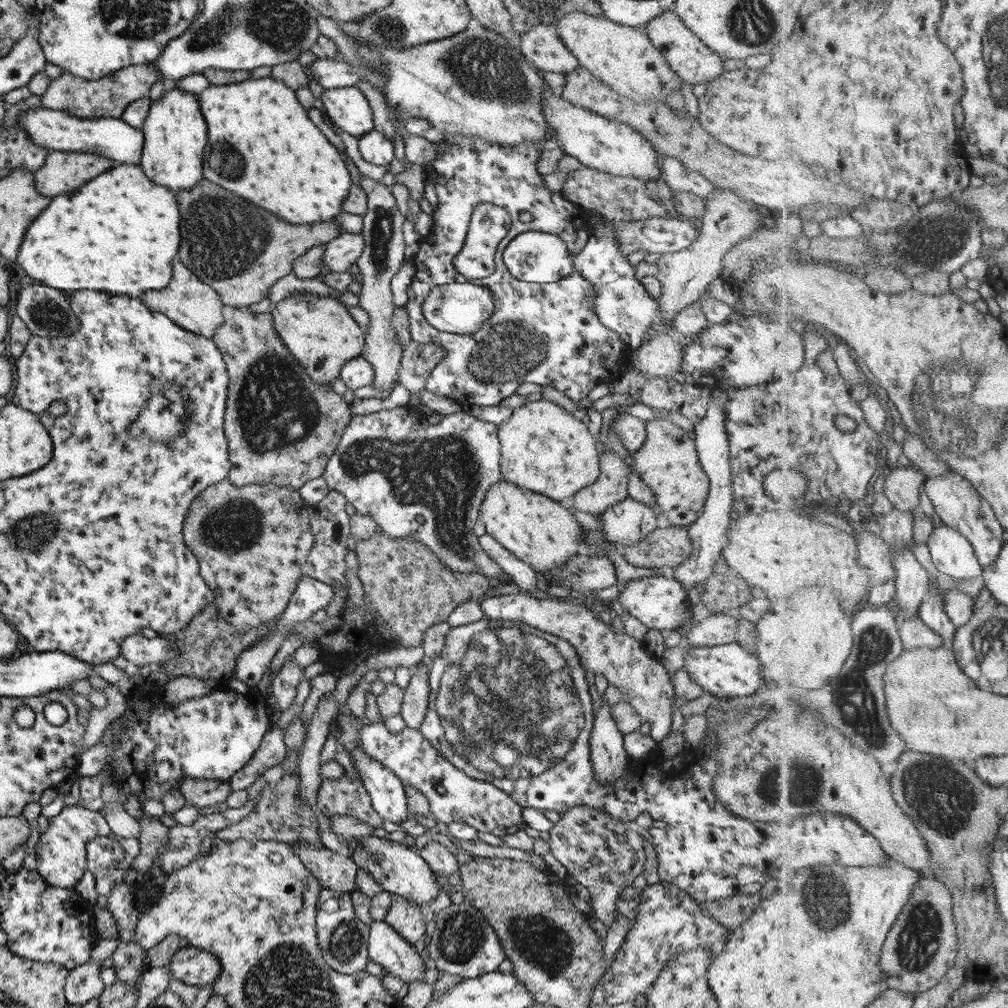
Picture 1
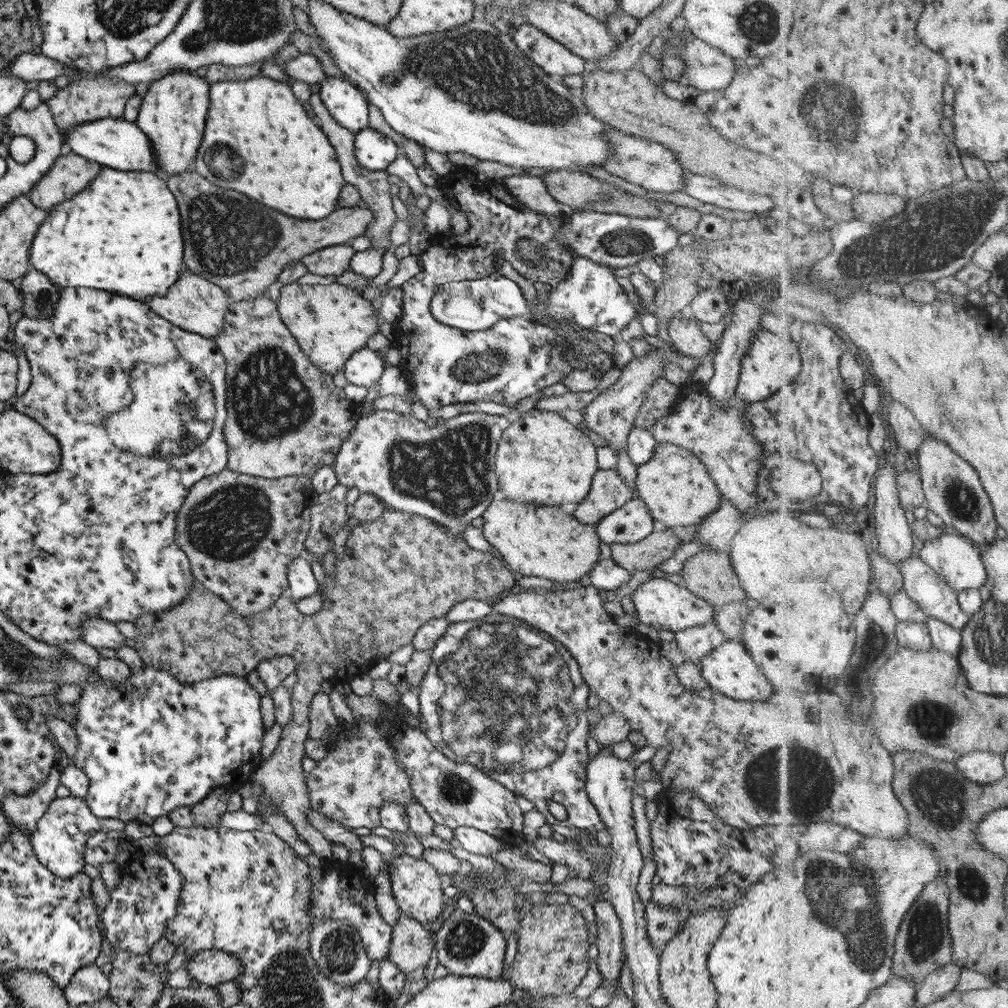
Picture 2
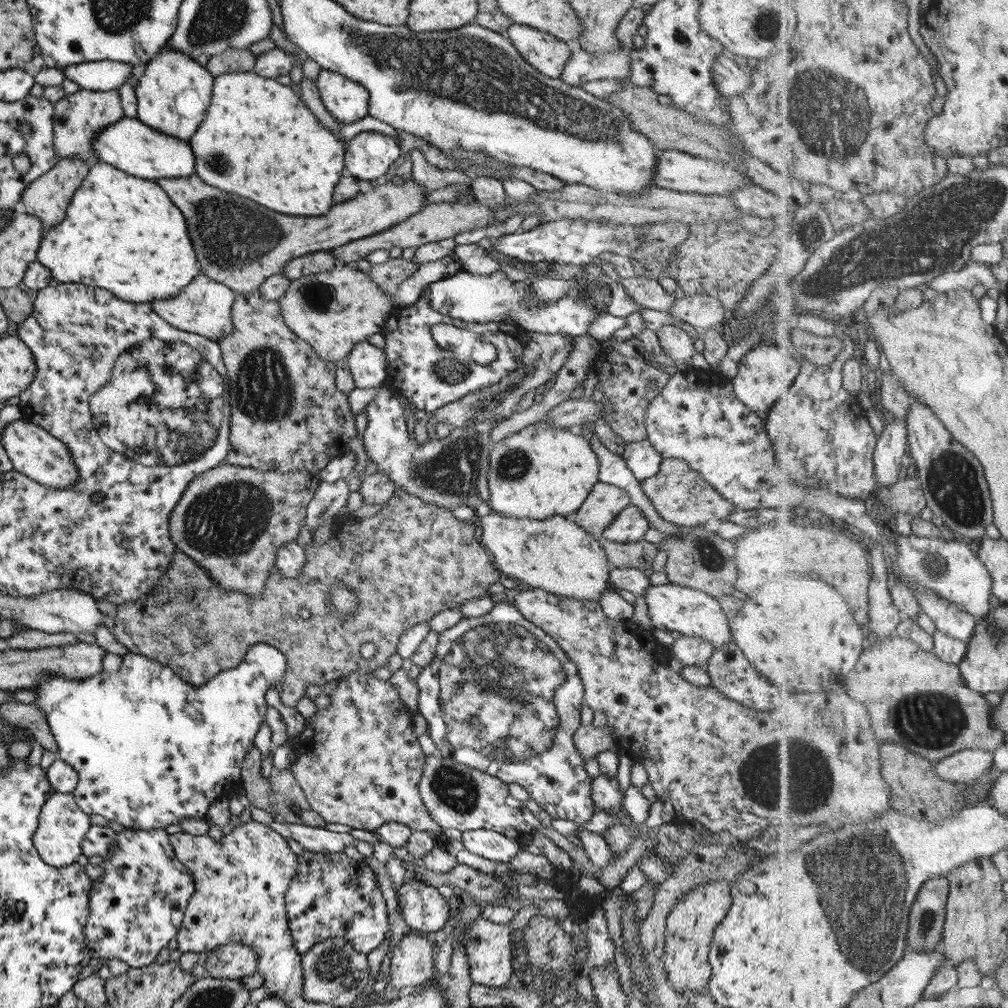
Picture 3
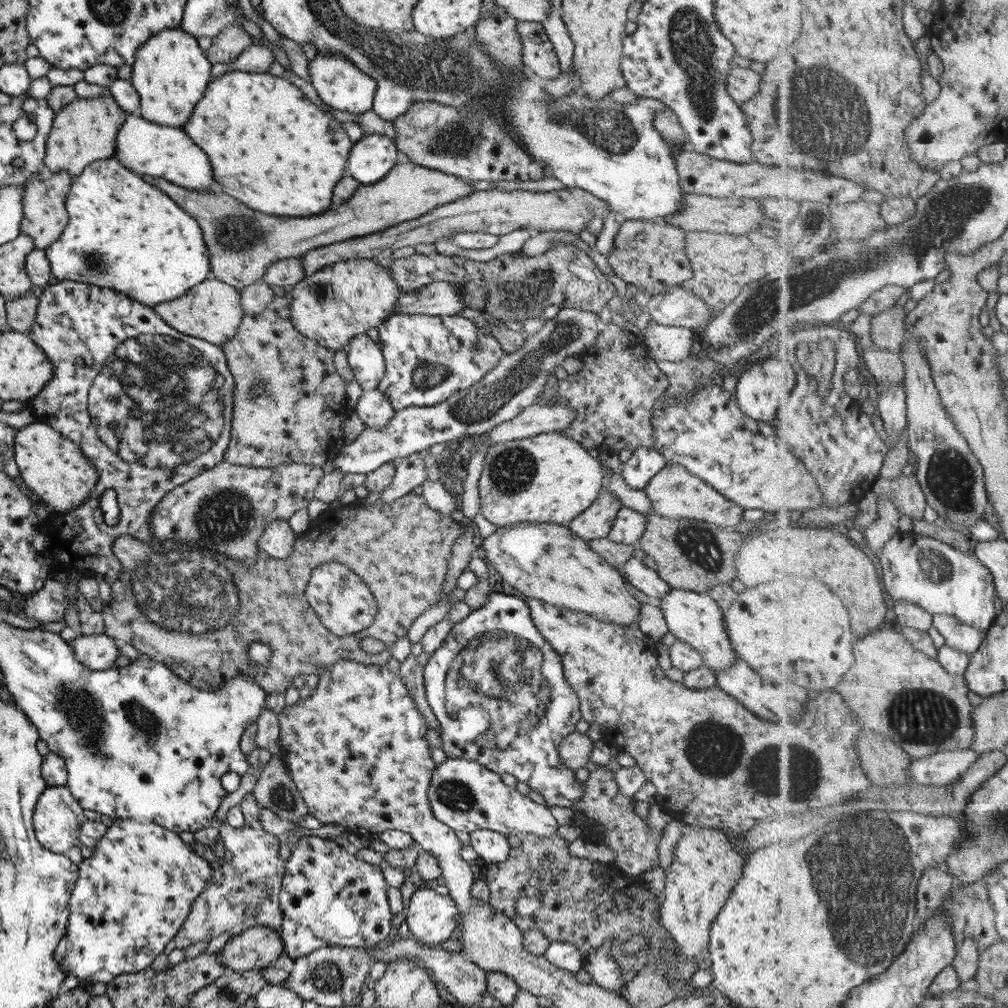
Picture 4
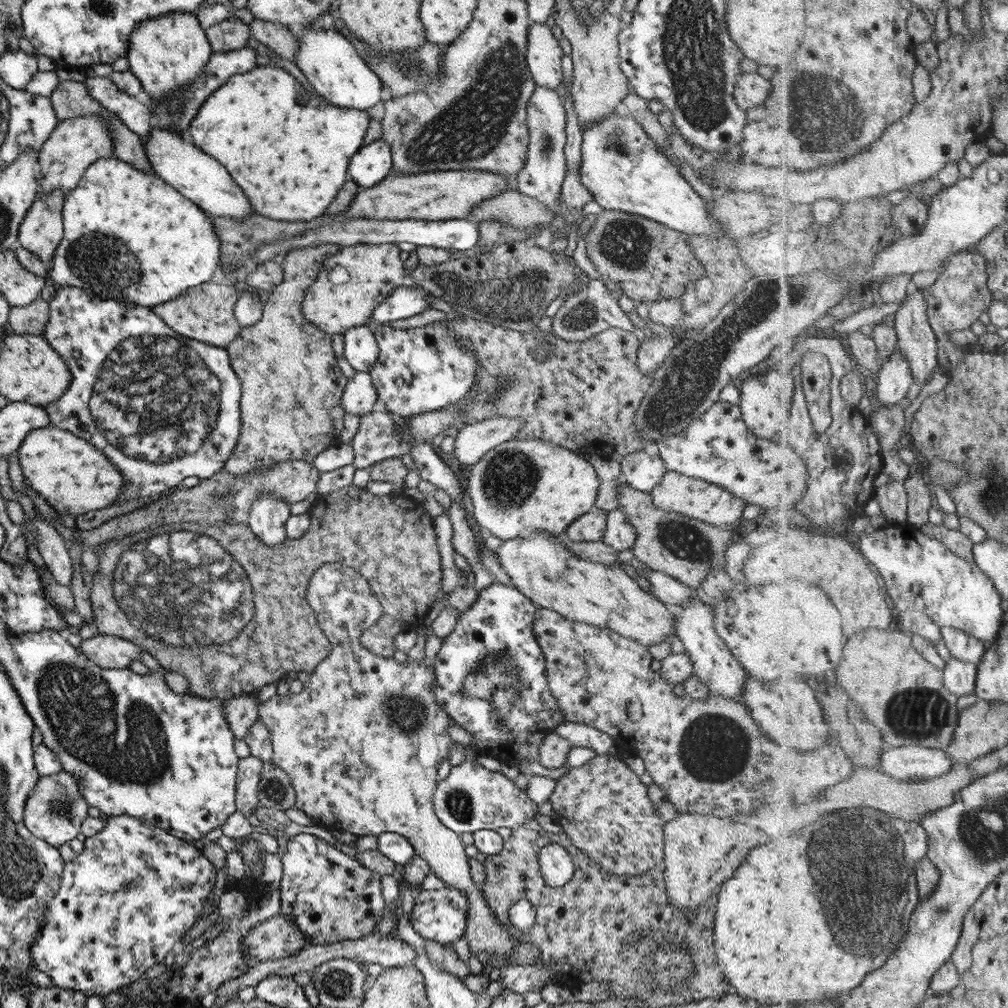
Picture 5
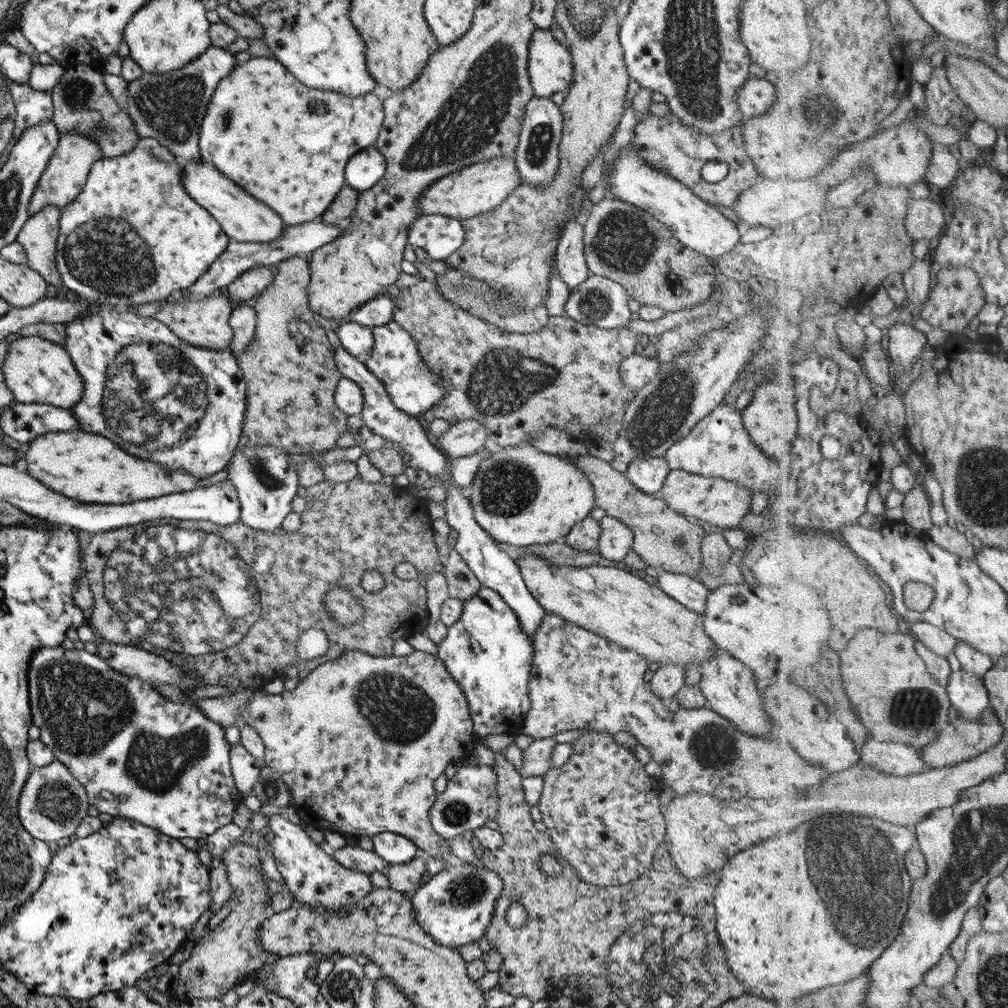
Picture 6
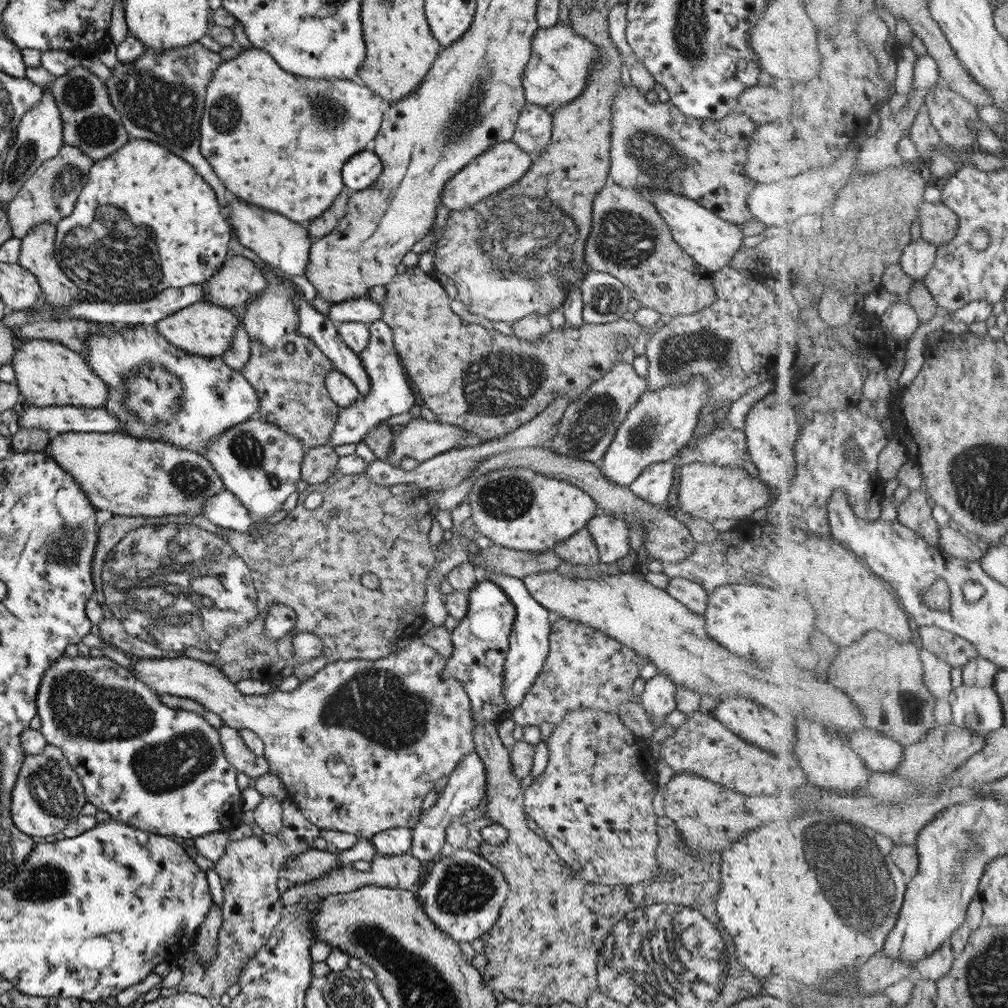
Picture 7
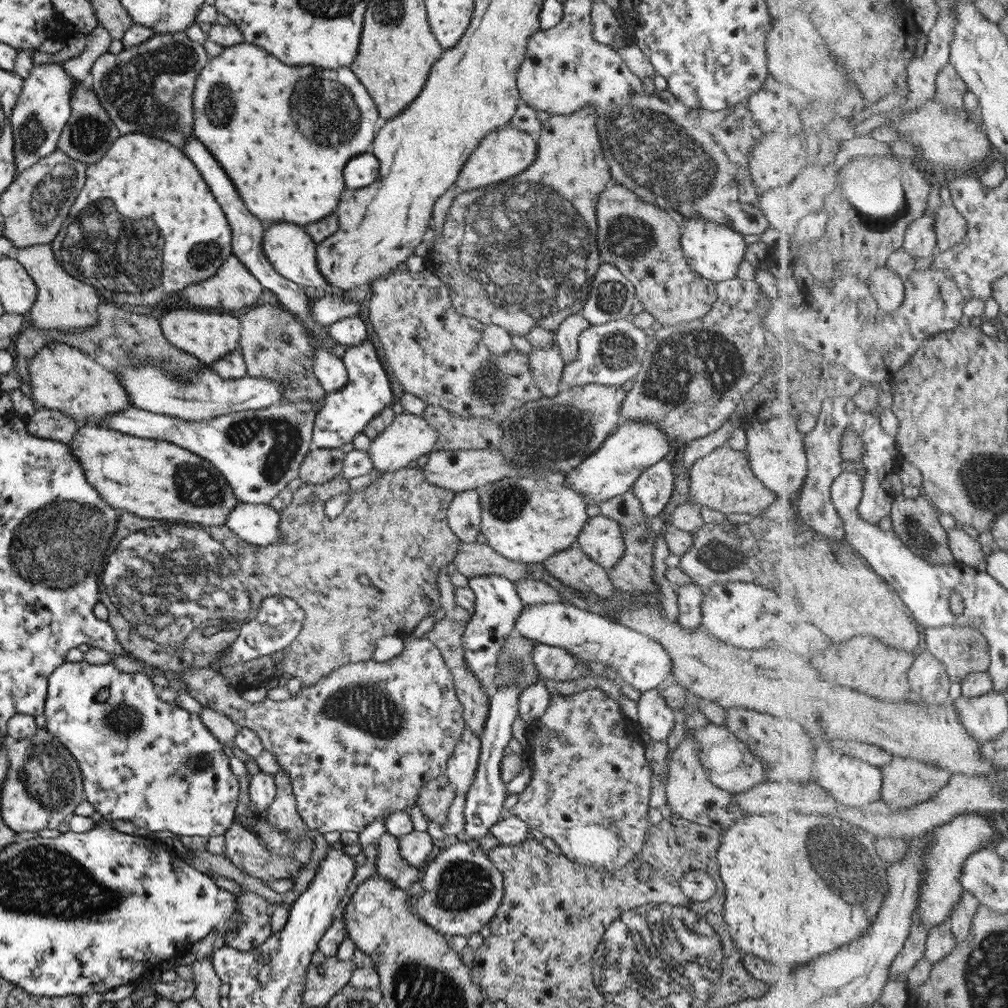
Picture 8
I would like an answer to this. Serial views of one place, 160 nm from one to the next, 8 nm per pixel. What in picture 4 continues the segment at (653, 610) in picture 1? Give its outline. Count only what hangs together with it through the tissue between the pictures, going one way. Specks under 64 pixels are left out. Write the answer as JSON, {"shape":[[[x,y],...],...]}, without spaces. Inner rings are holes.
{"shape":[[[670,588],[662,596],[658,606],[669,634],[692,646],[702,656],[702,665],[711,669],[715,676],[734,661],[736,654],[723,626],[722,610],[709,597],[708,592],[698,593]]]}

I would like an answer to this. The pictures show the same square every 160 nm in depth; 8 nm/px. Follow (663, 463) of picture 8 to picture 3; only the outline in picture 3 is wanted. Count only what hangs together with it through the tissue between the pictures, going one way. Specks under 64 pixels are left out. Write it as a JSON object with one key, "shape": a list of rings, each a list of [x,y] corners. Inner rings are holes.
{"shape":[[[647,439],[625,443],[620,457],[638,482],[656,474],[662,459]]]}

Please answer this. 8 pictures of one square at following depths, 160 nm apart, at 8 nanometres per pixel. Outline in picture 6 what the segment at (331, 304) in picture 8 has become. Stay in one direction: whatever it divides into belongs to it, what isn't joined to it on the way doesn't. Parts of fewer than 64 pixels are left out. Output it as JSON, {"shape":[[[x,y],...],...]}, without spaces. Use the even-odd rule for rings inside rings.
{"shape":[[[381,294],[368,300],[359,308],[352,310],[349,313],[348,320],[371,329],[391,321],[393,309],[394,298],[391,298],[387,294]]]}

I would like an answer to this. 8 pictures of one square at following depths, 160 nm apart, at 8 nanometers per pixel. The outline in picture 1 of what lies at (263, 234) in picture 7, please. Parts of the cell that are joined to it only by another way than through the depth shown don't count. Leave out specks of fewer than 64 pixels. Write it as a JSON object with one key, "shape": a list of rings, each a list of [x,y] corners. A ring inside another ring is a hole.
{"shape":[[[39,106],[24,110],[17,121],[19,125],[23,125],[23,131],[30,136],[33,144],[49,151],[95,153],[111,159],[115,167],[119,164],[135,164],[140,160],[144,139],[142,132],[129,127],[120,118],[80,119],[68,115],[65,111]]]}

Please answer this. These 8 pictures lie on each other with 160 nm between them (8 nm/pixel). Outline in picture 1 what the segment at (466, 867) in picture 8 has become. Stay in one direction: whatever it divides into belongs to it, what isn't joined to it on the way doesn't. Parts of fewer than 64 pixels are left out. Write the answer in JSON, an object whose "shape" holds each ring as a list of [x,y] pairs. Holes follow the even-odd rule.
{"shape":[[[366,835],[363,838],[354,838],[351,854],[346,856],[356,864],[359,869],[365,870],[379,887],[387,893],[410,900],[419,906],[425,902],[433,902],[439,893],[435,874],[429,865],[417,854],[410,852],[403,844],[396,844],[391,840]]]}

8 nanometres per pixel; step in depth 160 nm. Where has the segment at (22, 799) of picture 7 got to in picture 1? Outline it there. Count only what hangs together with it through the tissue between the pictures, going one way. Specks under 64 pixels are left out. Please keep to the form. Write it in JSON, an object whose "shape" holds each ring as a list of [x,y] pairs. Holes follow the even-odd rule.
{"shape":[[[64,805],[57,816],[47,818],[47,822],[48,827],[39,834],[36,844],[35,873],[51,887],[74,889],[86,868],[87,842],[108,836],[108,825],[100,812],[90,812],[80,805]]]}

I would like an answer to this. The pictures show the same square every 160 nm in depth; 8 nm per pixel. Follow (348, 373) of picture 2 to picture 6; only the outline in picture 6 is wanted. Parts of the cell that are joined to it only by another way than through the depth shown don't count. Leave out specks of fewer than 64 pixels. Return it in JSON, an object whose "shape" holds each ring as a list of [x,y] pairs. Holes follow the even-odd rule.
{"shape":[[[353,321],[341,322],[335,331],[339,344],[353,359],[364,363],[373,349],[371,329]]]}

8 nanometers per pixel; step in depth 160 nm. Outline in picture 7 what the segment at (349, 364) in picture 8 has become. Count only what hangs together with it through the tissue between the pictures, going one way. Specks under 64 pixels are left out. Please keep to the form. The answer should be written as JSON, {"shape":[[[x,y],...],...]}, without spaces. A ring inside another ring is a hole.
{"shape":[[[379,319],[368,324],[368,332],[367,345],[356,355],[357,360],[361,362],[361,368],[365,371],[367,380],[369,380],[369,393],[363,397],[357,396],[353,405],[345,407],[345,409],[339,408],[330,434],[330,442],[327,444],[332,448],[341,446],[341,444],[357,444],[363,440],[369,429],[391,416],[407,413],[415,404],[409,381],[405,378],[405,372],[403,372],[397,352],[393,348],[390,329]]]}

